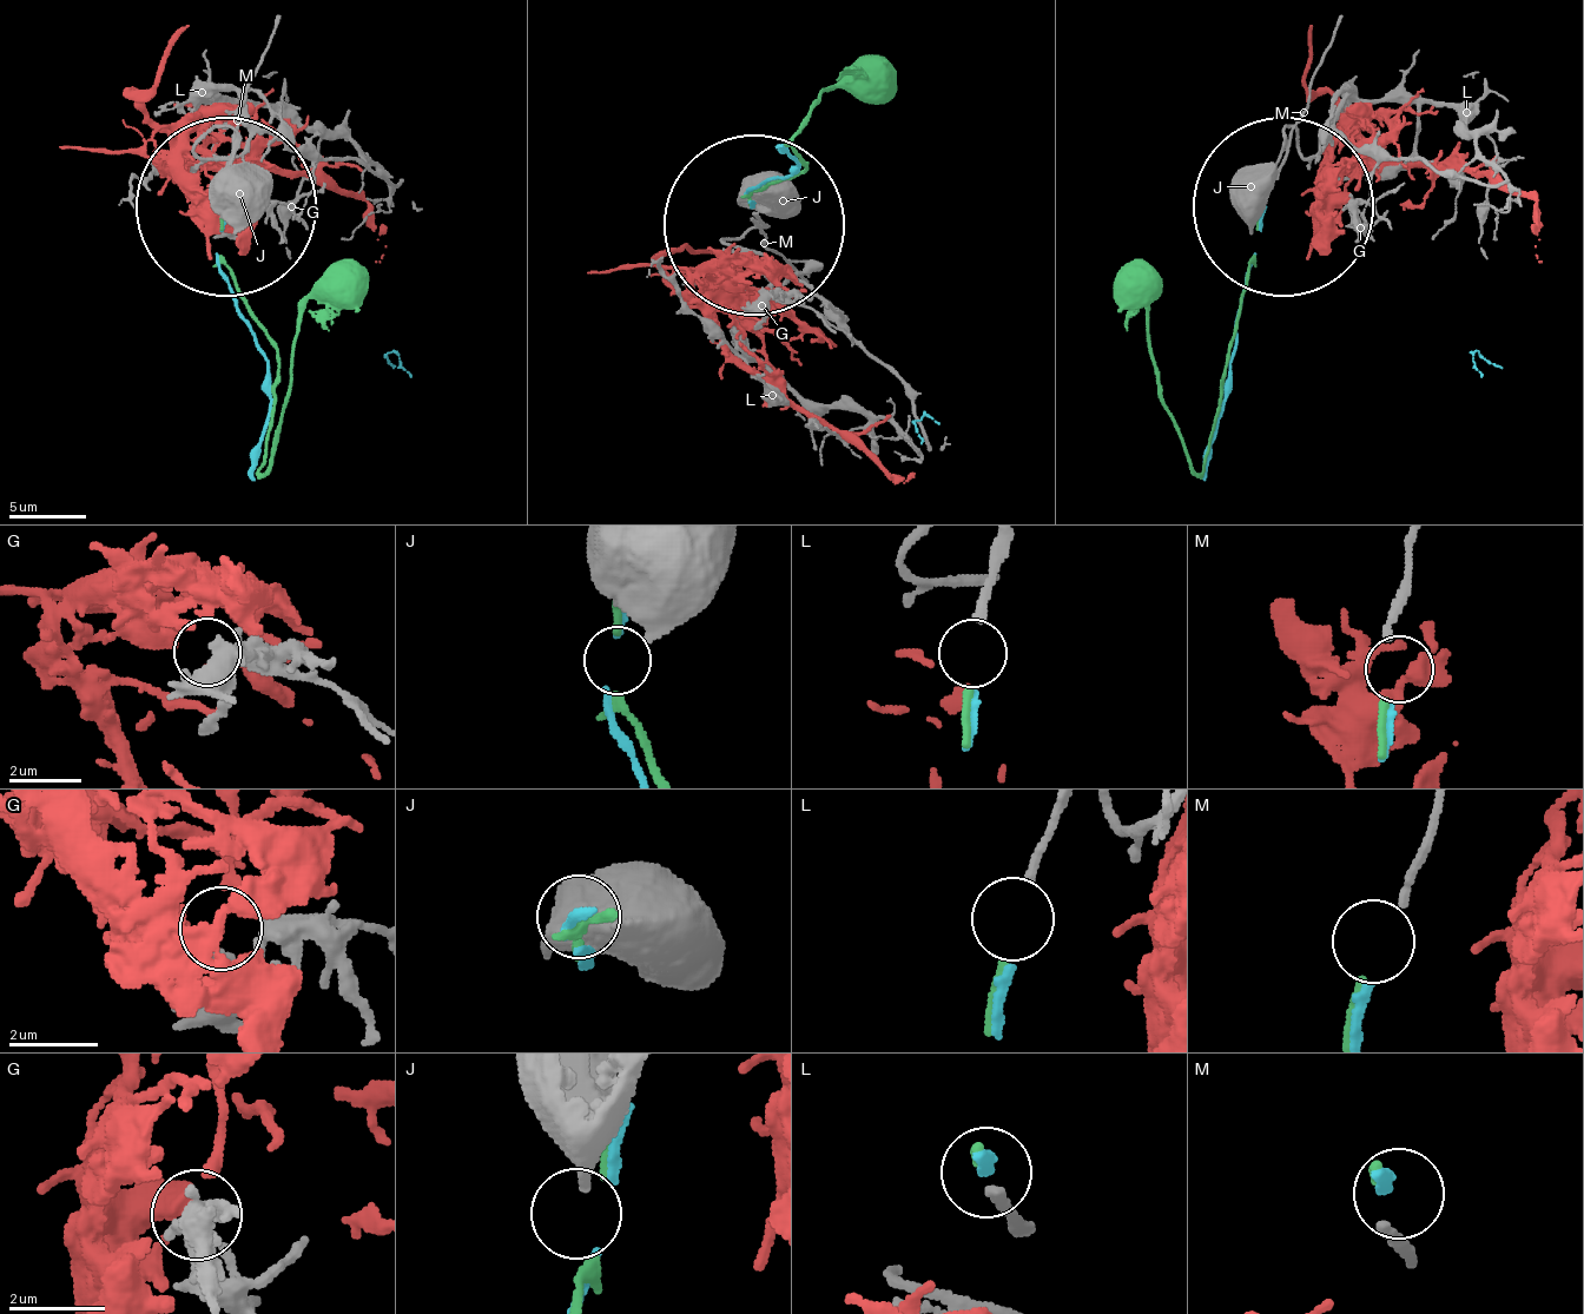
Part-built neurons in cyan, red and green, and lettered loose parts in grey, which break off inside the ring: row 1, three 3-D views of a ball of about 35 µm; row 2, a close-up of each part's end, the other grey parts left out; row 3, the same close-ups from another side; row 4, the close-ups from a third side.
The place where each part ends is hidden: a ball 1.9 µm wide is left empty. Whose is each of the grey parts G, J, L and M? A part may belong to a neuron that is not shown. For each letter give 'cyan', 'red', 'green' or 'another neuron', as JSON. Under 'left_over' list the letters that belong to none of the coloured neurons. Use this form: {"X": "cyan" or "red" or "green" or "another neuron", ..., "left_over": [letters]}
{"G": "red", "J": "another neuron", "L": "green", "M": "cyan", "left_over": ["J"]}

